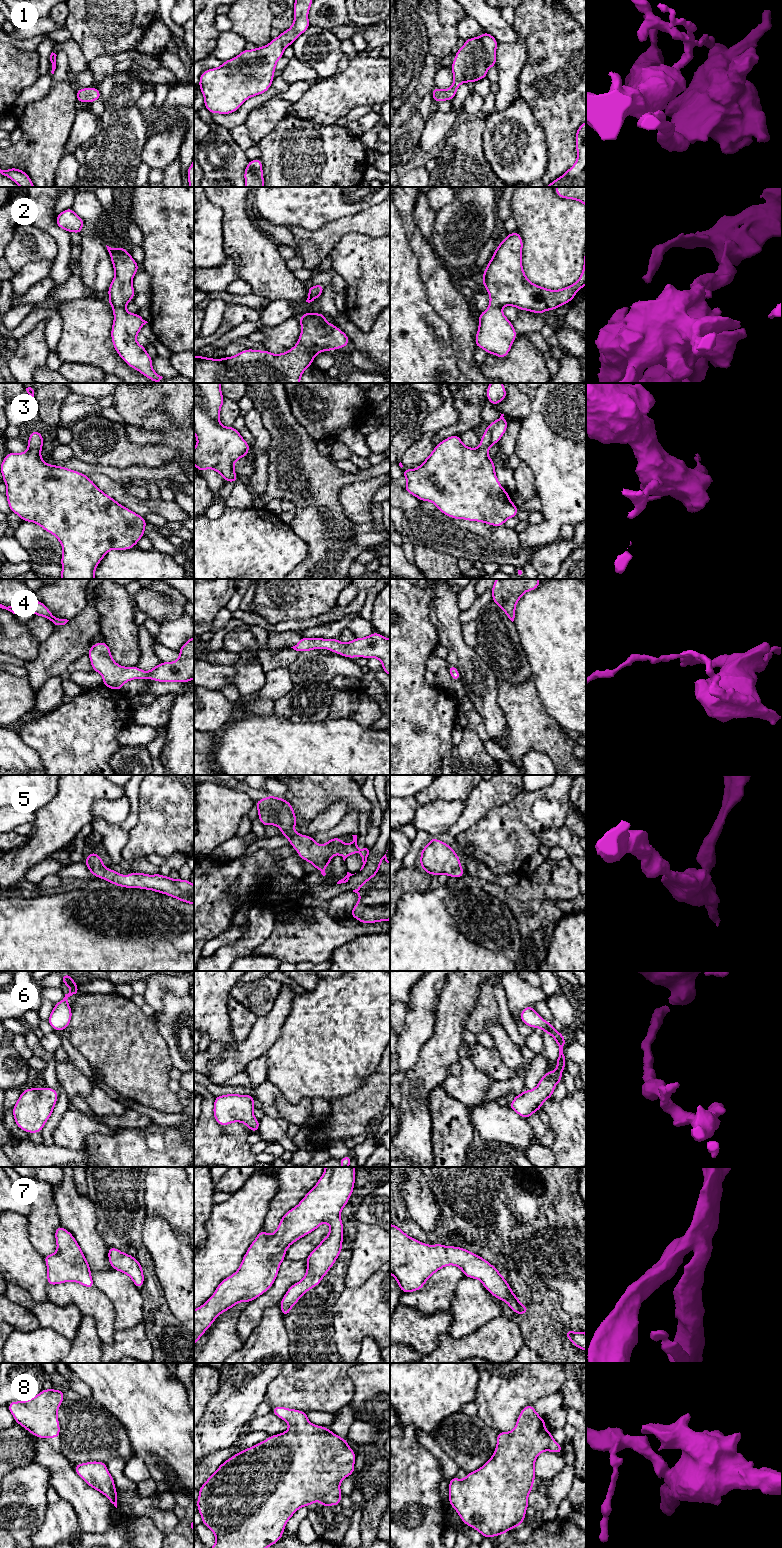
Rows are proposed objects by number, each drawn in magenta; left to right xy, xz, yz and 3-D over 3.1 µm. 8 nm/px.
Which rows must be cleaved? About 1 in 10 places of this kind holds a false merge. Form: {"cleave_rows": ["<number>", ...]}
{"cleave_rows": []}

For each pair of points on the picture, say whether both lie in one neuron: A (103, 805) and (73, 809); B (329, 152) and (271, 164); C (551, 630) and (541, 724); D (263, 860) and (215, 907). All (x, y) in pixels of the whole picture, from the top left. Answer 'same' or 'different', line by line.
A: different
B: same
C: different
D: same

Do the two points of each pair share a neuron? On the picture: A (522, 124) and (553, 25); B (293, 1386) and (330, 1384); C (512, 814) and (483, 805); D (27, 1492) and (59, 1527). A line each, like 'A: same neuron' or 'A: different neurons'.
A: different neurons
B: same neuron
C: different neurons
D: different neurons

